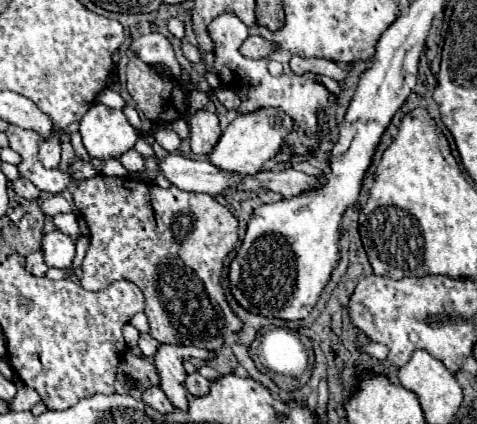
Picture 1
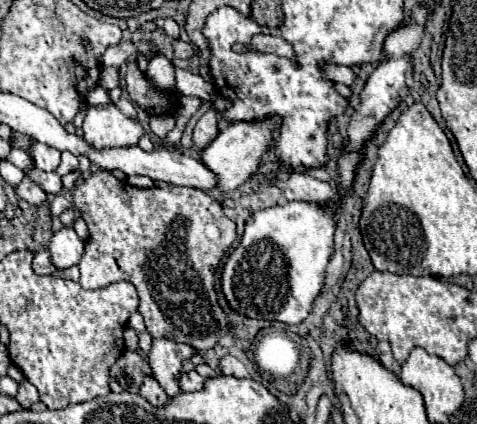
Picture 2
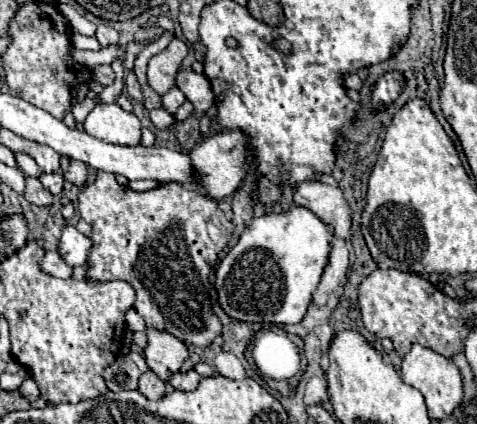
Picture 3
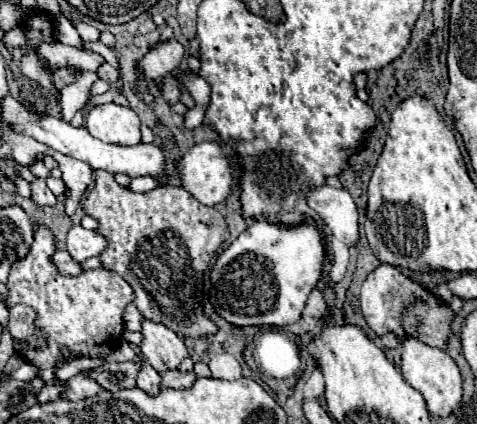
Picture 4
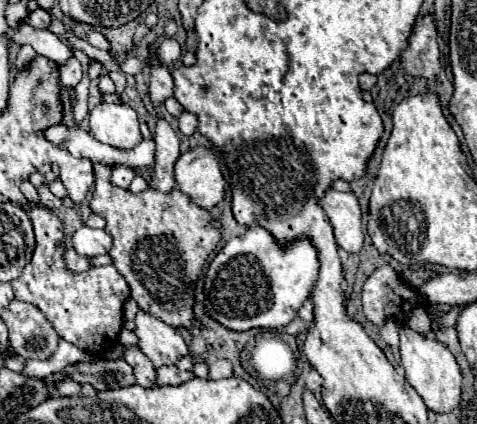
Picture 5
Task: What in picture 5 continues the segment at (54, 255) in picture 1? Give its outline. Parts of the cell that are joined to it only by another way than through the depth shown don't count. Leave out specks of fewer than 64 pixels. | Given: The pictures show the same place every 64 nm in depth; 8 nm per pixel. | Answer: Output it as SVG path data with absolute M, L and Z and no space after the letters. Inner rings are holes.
M82 226L80 230L74 232L72 244L74 244L74 250L82 256L100 256L110 252L114 238L106 230L94 230L94 228Z

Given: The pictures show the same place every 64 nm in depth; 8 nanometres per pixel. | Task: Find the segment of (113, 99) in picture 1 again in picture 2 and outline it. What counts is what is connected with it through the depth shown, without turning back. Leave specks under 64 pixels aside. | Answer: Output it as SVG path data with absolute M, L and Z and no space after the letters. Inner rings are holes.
M96 86L86 95L86 102L92 106L111 103L107 90Z

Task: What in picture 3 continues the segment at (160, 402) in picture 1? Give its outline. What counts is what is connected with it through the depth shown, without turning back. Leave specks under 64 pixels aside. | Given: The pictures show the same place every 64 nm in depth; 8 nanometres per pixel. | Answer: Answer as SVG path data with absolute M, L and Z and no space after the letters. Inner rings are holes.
M146 370L146 372L140 376L138 390L140 390L146 398L150 398L150 400L158 400L160 396L166 394L168 386L166 386L152 370Z

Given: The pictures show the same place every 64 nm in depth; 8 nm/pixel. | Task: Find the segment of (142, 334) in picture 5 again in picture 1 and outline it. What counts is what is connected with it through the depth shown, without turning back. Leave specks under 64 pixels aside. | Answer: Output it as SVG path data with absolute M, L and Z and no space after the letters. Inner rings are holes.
M160 344L154 354L154 366L160 376L160 388L164 390L166 398L176 408L188 408L188 390L184 388L186 372L182 362L186 358L210 358L208 350L200 350L196 346L176 346L176 344Z

